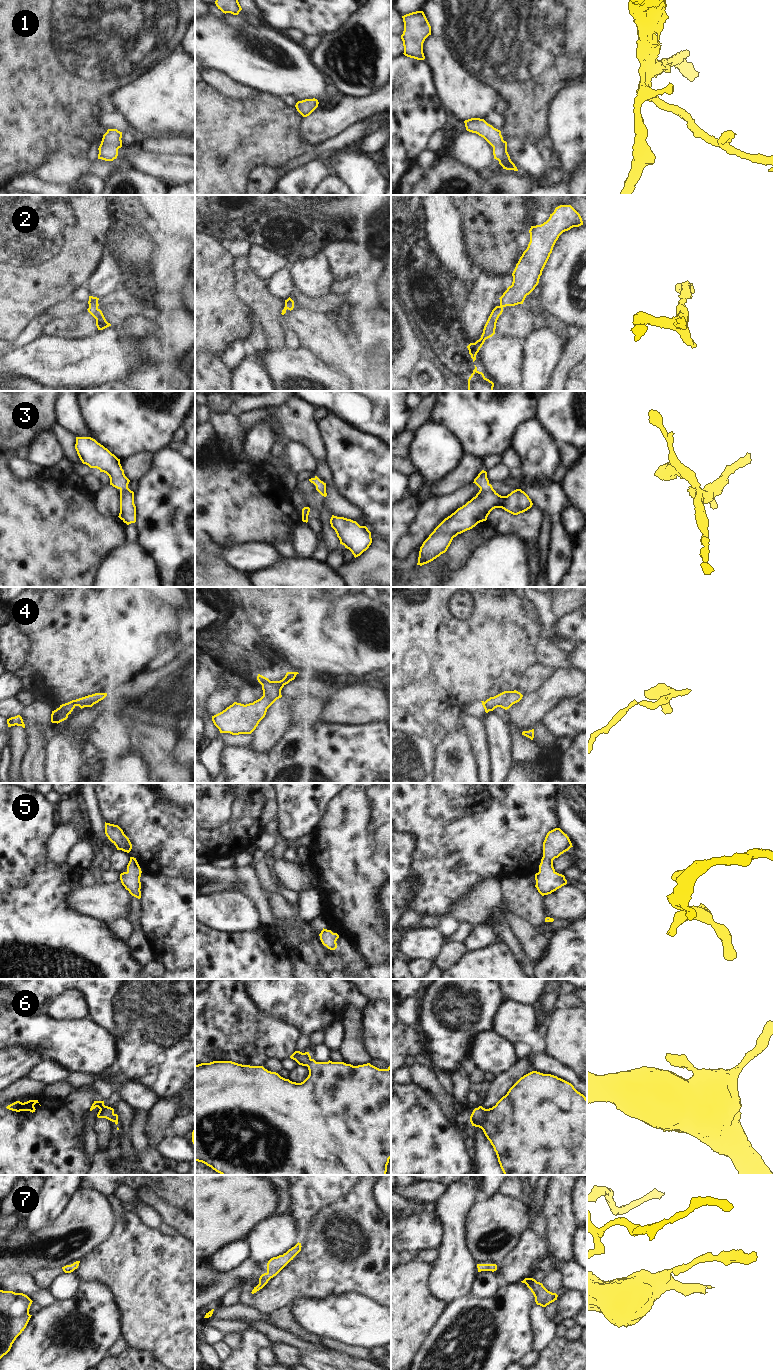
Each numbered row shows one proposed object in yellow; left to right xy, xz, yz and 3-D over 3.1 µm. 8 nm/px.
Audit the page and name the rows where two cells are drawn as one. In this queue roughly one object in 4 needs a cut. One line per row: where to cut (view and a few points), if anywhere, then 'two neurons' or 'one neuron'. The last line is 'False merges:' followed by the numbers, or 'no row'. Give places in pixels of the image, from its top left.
1: cut none; one neuron
2: cut none; one neuron
3: cut none; one neuron
4: cut xz (269, 680), (262, 685); two neurons
5: cut none; one neuron
6: cut none; one neuron
7: cut none; one neuron
False merges: 4

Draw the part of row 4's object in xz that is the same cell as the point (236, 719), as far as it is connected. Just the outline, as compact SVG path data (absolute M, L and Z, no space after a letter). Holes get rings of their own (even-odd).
M287 672L280 681L269 681L262 685L263 696L249 704L234 702L222 712L212 716L220 733L232 735L251 734L265 717L267 709L282 697L281 690L294 680L298 672Z

